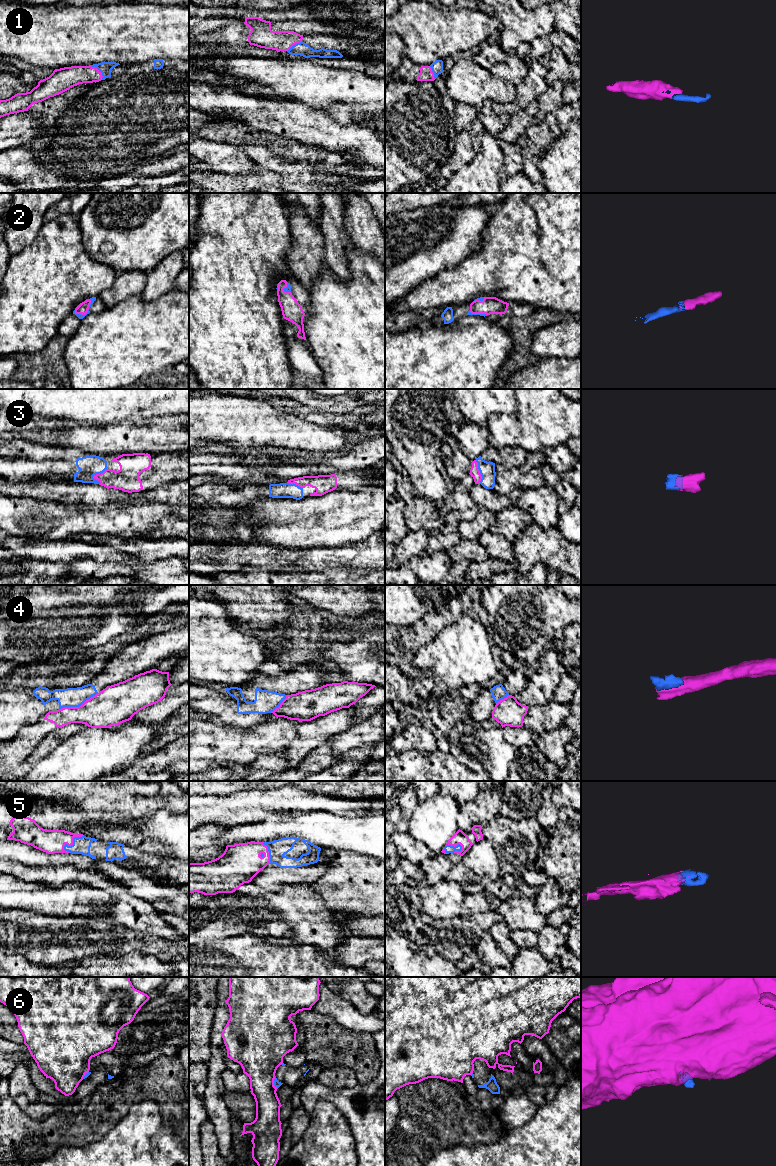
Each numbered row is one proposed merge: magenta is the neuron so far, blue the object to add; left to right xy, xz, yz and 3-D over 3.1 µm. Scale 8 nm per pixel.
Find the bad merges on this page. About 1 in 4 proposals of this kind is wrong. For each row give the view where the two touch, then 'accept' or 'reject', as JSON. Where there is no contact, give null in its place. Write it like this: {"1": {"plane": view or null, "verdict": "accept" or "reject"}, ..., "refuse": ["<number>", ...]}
{"1": {"plane": "xy", "verdict": "accept"}, "2": {"plane": "xy", "verdict": "accept"}, "3": {"plane": "xy", "verdict": "accept"}, "4": {"plane": "xy", "verdict": "reject"}, "5": {"plane": "xy", "verdict": "accept"}, "6": {"plane": "xz", "verdict": "reject"}, "refuse": ["4", "6"]}

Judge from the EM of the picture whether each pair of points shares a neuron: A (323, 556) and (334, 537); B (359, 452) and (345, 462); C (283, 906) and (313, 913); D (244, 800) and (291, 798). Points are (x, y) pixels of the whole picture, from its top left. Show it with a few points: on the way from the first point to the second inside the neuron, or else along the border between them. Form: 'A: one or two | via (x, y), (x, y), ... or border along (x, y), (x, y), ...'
A: two | border along (351, 543), (330, 547), (304, 547)
B: one | via (356, 455), (348, 462)
C: one | via (290, 906), (306, 911)
D: one | via (256, 800), (279, 800)

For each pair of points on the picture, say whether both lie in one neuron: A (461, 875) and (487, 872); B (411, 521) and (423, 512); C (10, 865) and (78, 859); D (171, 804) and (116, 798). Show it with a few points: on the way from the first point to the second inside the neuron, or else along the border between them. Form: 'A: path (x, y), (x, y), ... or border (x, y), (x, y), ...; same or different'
A: path (467, 875), (478, 875), (481, 872); same
B: path (414, 518), (420, 512); same
C: border (10, 859), (27, 865), (45, 866); different
D: path (157, 799), (130, 798); same

